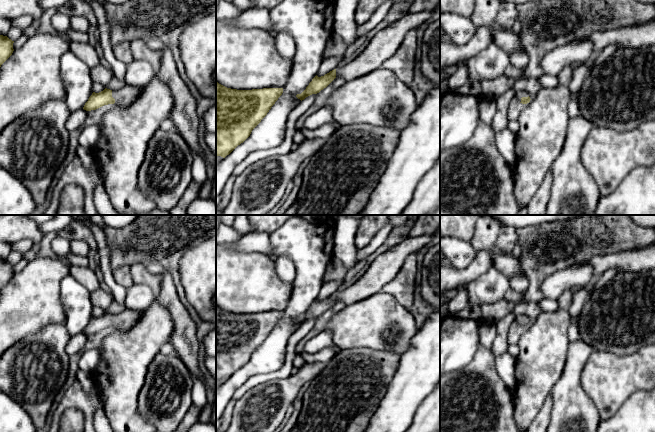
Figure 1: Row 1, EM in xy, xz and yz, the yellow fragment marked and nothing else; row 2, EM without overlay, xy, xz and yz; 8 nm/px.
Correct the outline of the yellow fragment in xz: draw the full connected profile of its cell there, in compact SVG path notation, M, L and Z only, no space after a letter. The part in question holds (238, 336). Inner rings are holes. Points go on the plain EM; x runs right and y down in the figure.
M216 305L216 379L225 382L243 367L282 317L283 312L231 313Z

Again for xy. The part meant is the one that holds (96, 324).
M125 308L120 314L112 315L105 312L99 317L93 316L85 327L83 333L86 335L96 334L104 329L115 328L118 330L129 330L140 319L142 311Z

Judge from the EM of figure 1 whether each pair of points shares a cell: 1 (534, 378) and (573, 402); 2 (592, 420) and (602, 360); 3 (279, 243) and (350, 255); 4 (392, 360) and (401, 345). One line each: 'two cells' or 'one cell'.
1: two cells
2: two cells
3: two cells
4: two cells

